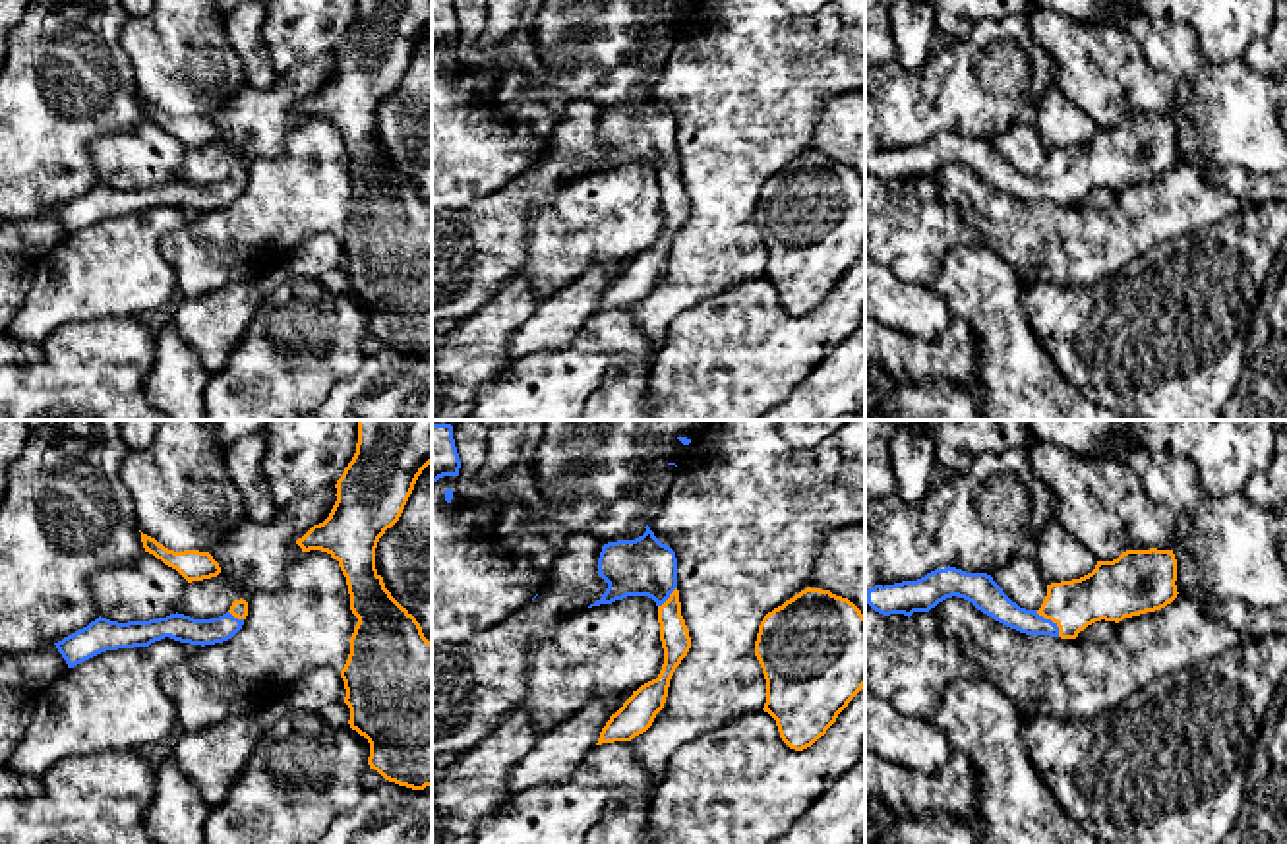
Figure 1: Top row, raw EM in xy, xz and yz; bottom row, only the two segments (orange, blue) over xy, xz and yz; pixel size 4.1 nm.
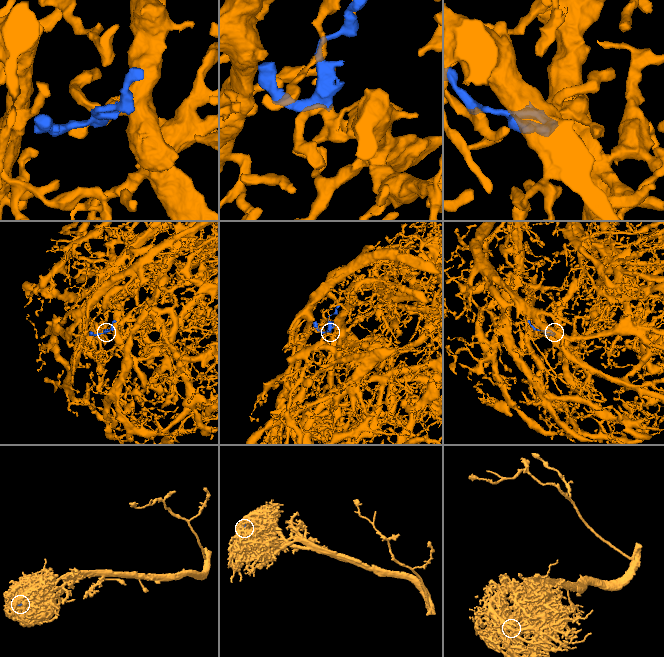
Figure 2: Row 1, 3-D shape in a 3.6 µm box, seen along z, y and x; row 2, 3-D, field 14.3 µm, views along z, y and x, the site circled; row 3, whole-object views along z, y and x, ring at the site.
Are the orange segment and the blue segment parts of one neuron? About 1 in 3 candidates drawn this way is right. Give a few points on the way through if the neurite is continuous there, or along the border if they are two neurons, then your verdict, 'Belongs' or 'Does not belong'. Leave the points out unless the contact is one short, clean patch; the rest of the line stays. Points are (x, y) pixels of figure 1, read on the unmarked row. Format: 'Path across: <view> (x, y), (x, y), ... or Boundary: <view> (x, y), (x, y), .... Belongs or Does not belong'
Path across: yz (1104, 159), (1073, 171), (1051, 186), (1020, 186), (995, 169). Belongs

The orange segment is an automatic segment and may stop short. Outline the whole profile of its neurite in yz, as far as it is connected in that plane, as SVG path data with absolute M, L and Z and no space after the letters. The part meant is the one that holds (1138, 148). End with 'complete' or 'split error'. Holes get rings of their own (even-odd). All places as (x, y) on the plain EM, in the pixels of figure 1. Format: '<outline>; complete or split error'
M1126 116L1113 128L1097 128L1095 136L1080 145L1047 151L1047 163L1039 176L1026 176L1012 168L987 139L966 139L956 134L935 136L917 147L875 151L865 159L865 168L879 180L929 178L939 168L958 163L972 168L995 188L1026 201L1051 201L1076 205L1080 197L1095 188L1122 188L1165 174L1177 165L1177 126L1173 116Z; split error

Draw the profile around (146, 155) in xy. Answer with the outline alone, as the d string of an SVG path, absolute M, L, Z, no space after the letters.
M153 120L93 141L93 172L110 188L149 188L176 180L188 147Z

